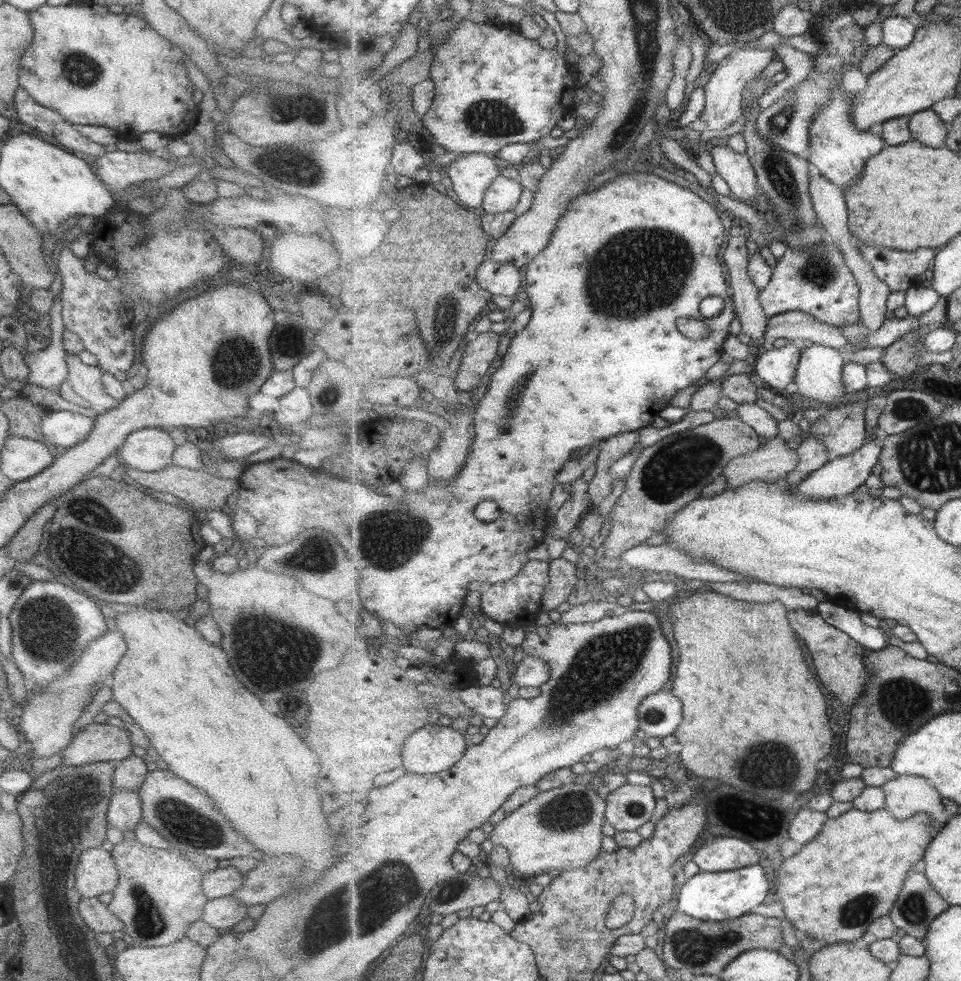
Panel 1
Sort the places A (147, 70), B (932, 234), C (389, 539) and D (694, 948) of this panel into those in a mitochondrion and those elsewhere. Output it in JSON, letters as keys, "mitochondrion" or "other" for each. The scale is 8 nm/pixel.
{"A":"other","B":"other","C":"mitochondrion","D":"mitochondrion"}

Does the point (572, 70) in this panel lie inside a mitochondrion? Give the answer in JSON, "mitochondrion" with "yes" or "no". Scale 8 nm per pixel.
{"mitochondrion":"no"}

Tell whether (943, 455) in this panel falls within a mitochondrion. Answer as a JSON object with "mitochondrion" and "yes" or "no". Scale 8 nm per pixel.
{"mitochondrion":"yes"}

